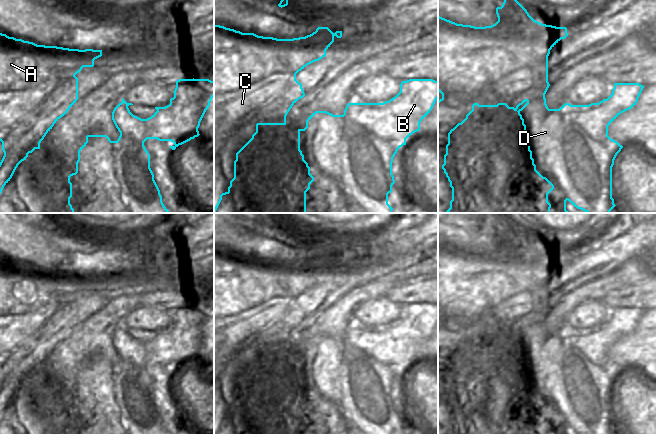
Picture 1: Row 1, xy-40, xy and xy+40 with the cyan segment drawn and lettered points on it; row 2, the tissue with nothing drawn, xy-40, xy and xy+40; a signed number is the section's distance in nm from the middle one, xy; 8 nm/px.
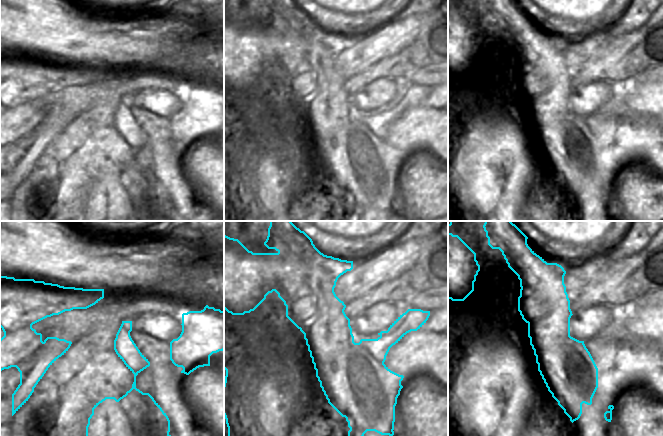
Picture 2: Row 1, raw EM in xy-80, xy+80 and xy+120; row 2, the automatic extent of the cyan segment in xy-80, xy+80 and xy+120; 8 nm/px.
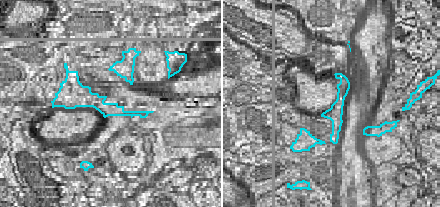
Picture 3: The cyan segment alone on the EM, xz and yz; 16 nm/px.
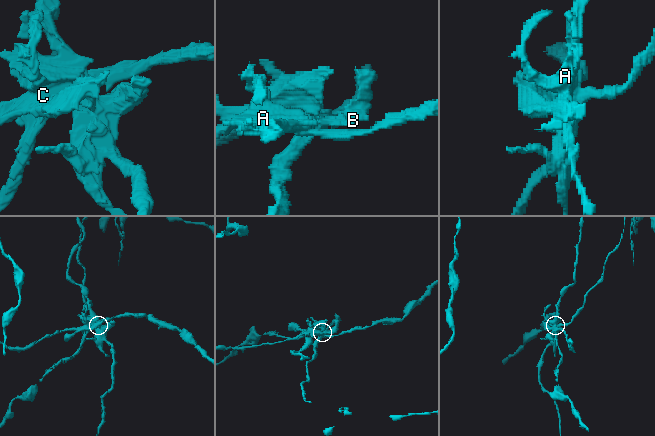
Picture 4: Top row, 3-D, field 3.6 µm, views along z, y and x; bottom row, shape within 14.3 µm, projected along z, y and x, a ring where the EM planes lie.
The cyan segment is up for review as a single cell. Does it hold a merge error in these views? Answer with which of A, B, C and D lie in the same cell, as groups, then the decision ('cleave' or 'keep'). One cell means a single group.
groups A B D / C; cleave

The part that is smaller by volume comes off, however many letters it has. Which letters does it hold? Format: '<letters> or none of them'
C

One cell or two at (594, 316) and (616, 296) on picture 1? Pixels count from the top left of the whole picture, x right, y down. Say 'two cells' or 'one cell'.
two cells

